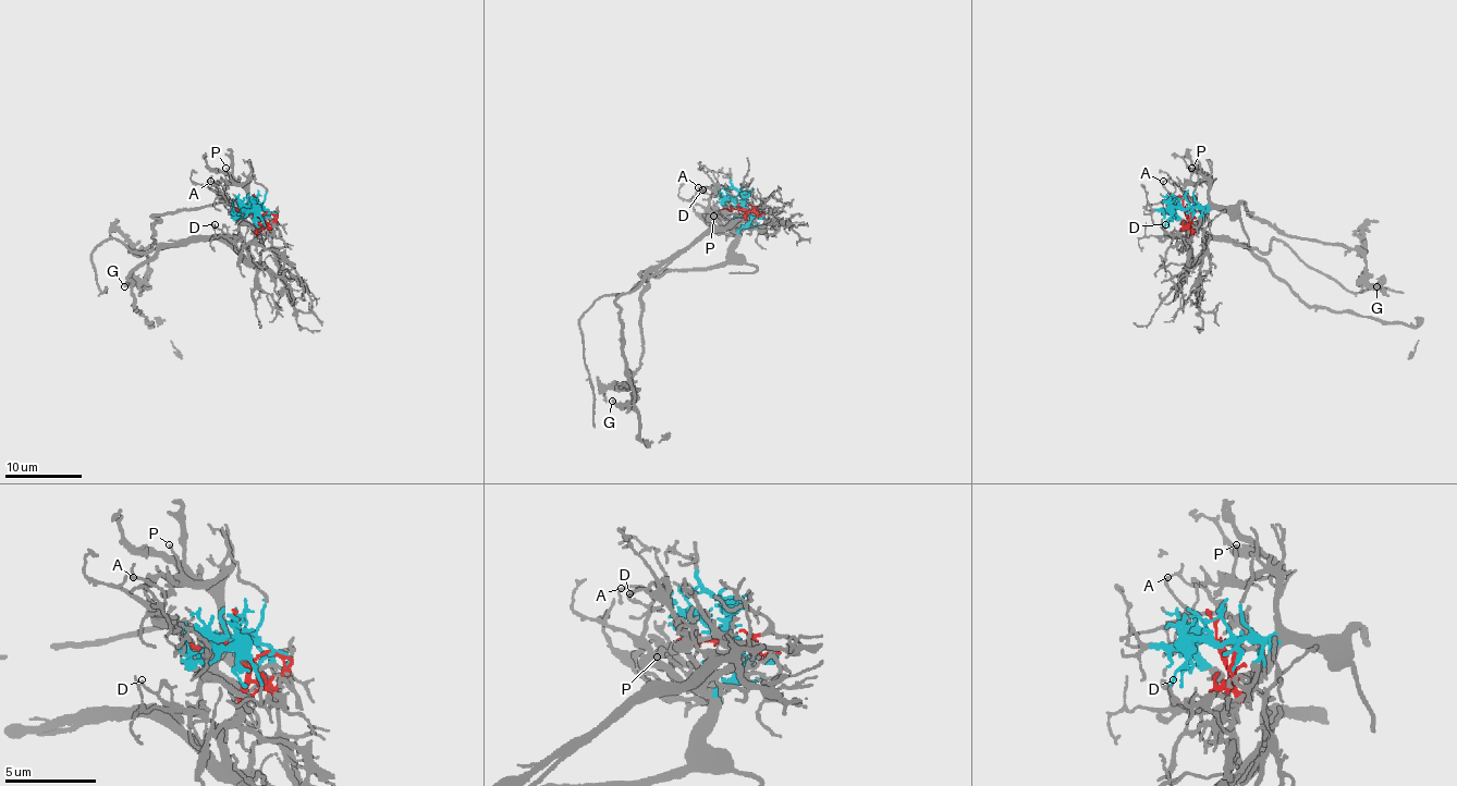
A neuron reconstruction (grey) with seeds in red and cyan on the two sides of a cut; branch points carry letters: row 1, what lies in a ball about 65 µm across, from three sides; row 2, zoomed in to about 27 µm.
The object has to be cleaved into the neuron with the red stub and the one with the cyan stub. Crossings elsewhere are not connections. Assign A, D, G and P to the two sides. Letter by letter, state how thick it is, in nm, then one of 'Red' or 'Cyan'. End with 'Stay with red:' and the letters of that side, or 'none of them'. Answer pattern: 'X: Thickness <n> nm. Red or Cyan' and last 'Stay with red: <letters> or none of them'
A: Thickness 120 nm. Cyan
D: Thickness 120 nm. Cyan
G: Thickness 240 nm. Cyan
P: Thickness 110 nm. Cyan
Stay with red: none of them

